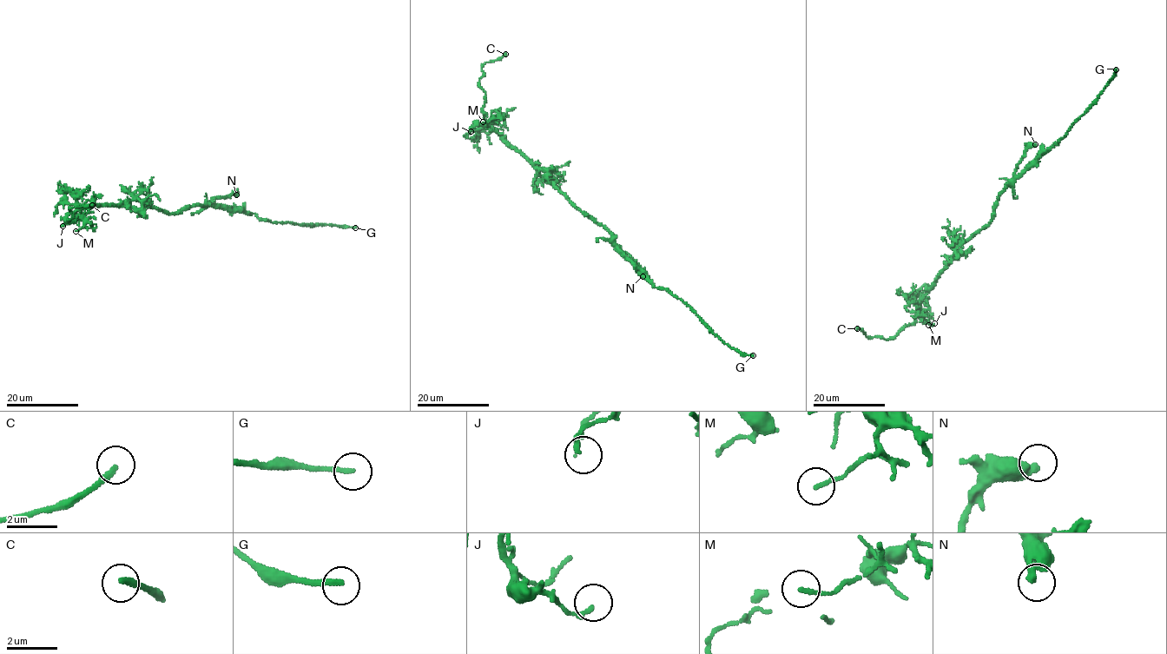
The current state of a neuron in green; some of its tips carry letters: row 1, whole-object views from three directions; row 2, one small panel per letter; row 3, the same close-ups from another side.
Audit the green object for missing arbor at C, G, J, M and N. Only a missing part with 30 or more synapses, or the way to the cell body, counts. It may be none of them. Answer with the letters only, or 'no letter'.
C, G

